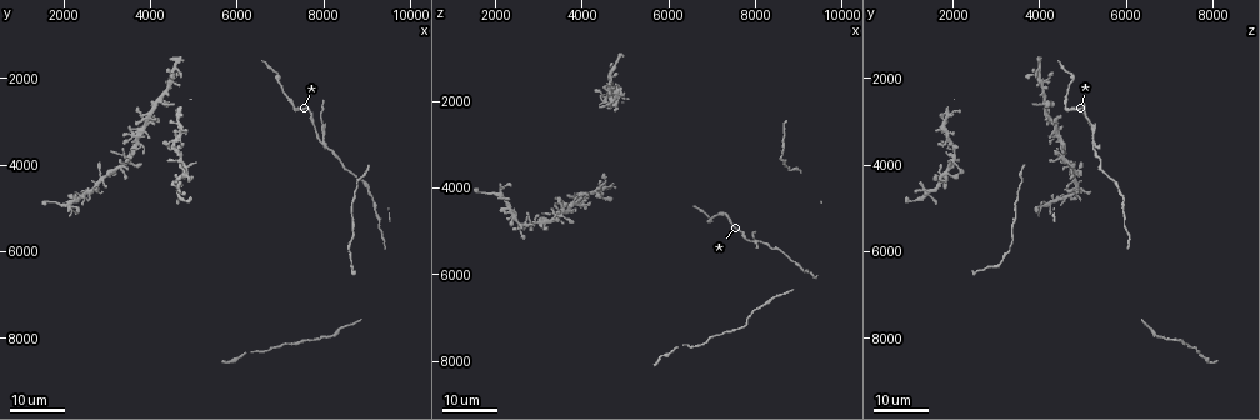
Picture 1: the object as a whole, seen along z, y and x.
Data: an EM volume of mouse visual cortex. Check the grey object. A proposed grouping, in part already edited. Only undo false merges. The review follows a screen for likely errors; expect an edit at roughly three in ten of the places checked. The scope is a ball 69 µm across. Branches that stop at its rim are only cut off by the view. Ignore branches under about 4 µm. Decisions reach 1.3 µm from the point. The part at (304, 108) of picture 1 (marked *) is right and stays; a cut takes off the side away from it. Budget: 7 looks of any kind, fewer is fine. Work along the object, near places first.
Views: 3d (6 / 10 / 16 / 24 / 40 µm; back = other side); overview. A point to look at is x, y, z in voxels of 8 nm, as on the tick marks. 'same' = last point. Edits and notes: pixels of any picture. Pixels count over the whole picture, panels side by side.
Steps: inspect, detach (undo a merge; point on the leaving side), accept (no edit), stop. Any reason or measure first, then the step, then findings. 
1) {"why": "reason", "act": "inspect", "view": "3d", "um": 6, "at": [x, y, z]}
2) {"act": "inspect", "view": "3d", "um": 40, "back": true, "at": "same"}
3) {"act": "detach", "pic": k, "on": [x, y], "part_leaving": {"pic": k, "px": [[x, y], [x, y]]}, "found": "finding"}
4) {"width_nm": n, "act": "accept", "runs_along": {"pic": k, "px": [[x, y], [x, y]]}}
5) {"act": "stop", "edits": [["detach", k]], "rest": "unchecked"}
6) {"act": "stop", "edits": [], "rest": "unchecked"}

{"why": "four arms meet", "act": "inspect", "view": "3d", "um": 24, "at": [8000, 3500, 5300]}

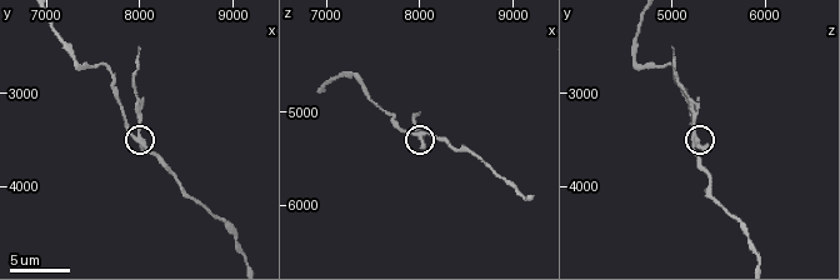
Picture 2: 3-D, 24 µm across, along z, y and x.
{"why": "closer look", "act": "inspect", "view": "3d", "um": 6, "at": [8000, 3450, 5250]}

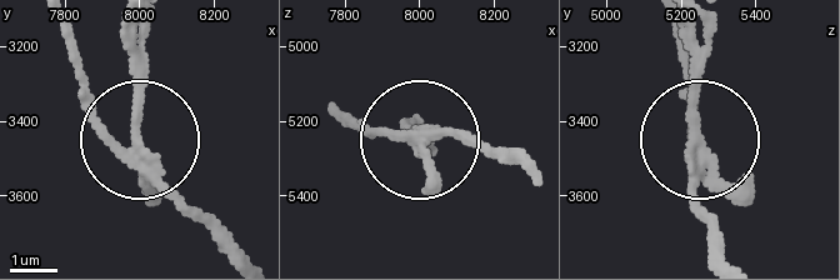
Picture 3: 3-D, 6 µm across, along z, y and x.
{"side_arm_um": 9, "act": "detach", "pic": 3, "on": [135, 89], "part_leaving": {"pic": 3, "px": [[138, 160], [138, 21]]}, "found": "a second neuron is stuck on"}

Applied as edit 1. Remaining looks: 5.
{"why": "thick turns thin", "act": "inspect", "view": "3d", "um": 16, "at": [7400, 2750, 4800]}

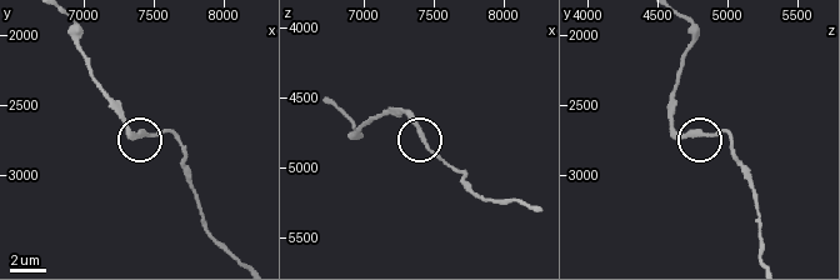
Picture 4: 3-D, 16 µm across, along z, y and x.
{"act": "inspect", "view": "3d", "um": 16, "back": true, "at": [7420, 2700, 4760]}

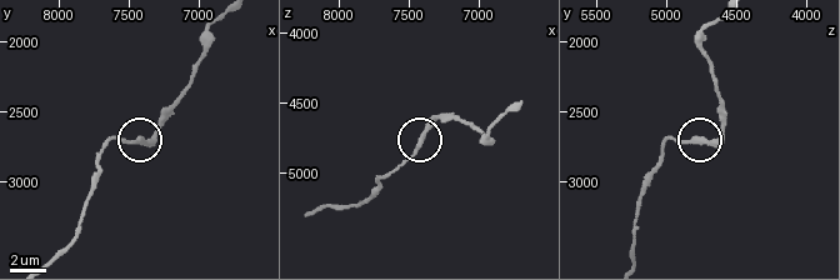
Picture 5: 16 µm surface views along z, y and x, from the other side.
{"act": "accept", "found": "continuous, no second neuron"}

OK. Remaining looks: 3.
{"why": "four or more arms meet", "act": "inspect", "view": "3d", "um": 16, "at": [4200, 2600, 4050]}

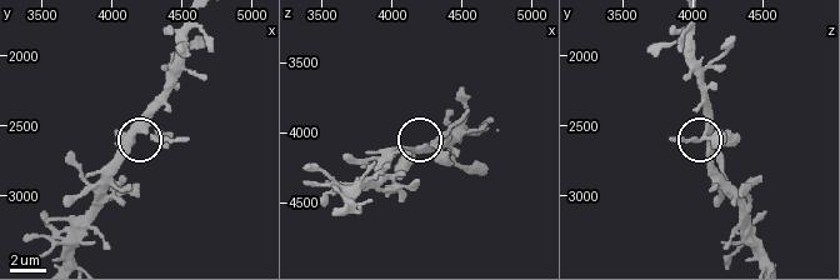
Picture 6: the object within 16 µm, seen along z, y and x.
{"act": "inspect", "view": "3d", "um": 6, "at": [4240, 2540, 4120]}

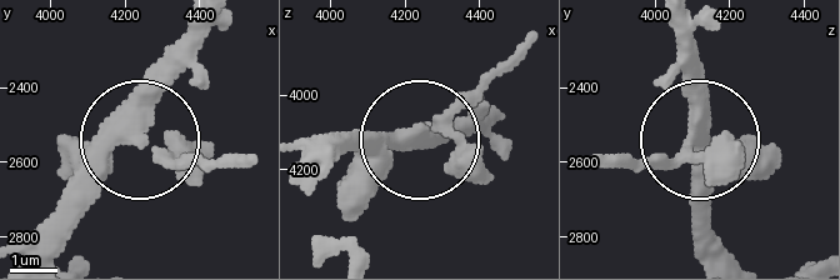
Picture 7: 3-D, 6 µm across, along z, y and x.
{"act": "inspect", "view": "3d", "um": 6, "back": true, "at": [4250, 2540, 4100]}

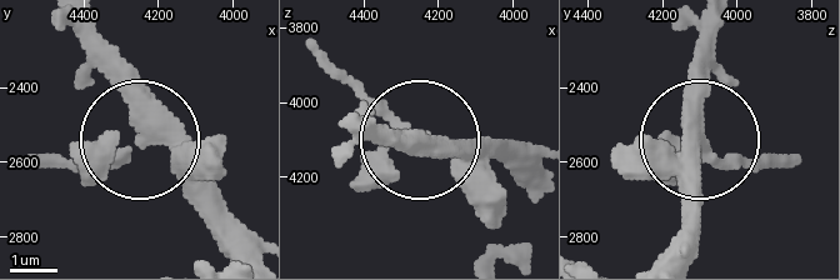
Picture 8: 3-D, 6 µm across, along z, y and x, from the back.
{"side_arm_um": 37, "act": "accept", "found": "all the same neuron"}

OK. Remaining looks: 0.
{"act": "stop", "edits": [["detach", 3]], "rest": "unchecked"}

